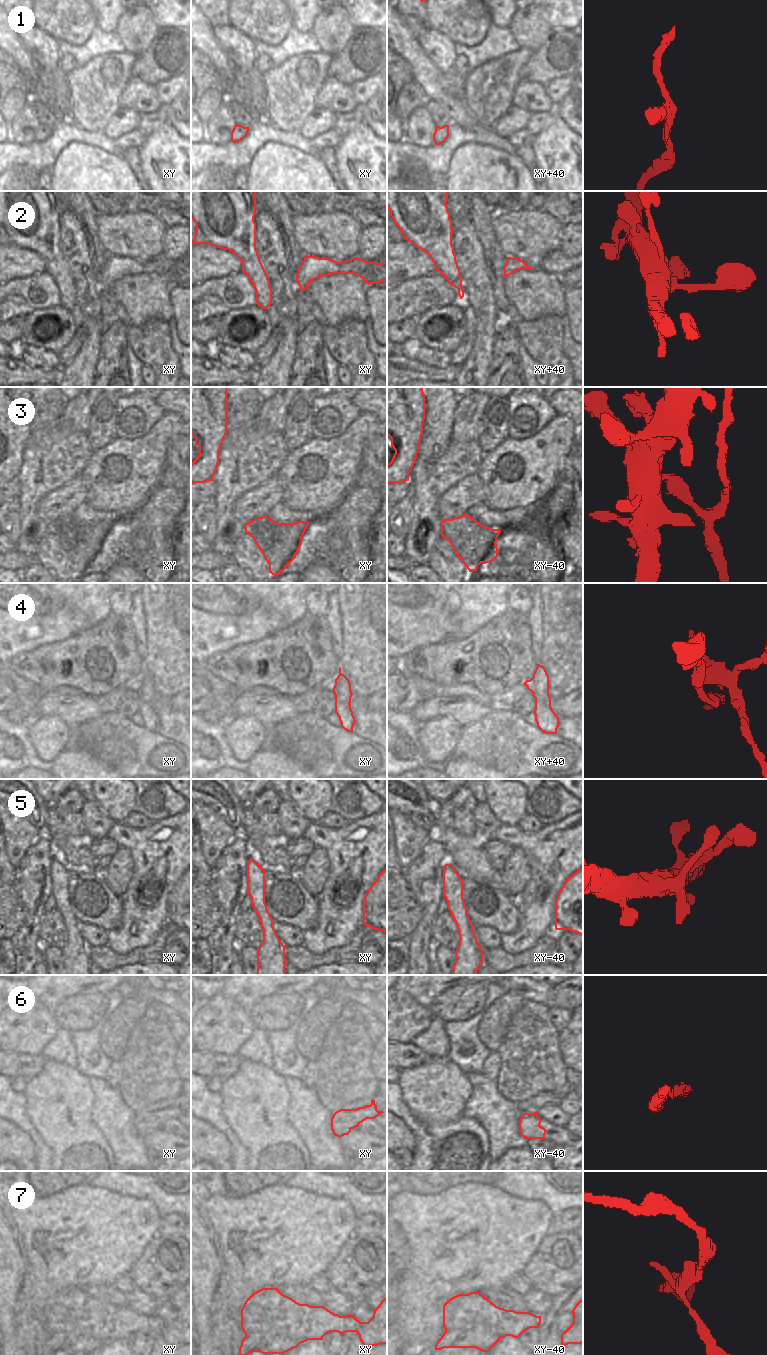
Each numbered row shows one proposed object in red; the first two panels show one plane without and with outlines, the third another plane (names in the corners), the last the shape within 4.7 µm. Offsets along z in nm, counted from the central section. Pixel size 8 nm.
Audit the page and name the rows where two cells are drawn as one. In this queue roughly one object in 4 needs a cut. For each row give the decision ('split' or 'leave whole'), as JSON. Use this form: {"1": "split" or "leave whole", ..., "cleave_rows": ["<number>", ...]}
{"1": "leave whole", "2": "leave whole", "3": "split", "4": "split", "5": "leave whole", "6": "leave whole", "7": "split", "cleave_rows": ["3", "4", "7"]}

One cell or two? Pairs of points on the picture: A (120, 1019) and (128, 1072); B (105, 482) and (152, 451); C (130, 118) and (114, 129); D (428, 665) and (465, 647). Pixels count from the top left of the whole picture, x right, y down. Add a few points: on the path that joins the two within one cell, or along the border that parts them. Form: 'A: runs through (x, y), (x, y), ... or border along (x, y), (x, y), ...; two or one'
A: border along (131, 1026), (124, 1053), (112, 1062); two
B: runs through (117, 477), (140, 463); one
C: runs through (126, 120), (118, 125); one
D: runs through (437, 663), (450, 662), (456, 656); one

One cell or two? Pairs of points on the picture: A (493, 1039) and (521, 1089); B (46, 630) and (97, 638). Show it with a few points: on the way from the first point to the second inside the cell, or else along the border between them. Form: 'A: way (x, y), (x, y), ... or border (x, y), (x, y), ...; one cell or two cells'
A: border (509, 1027), (498, 1050); two cells
B: border (88, 627), (51, 643); two cells

